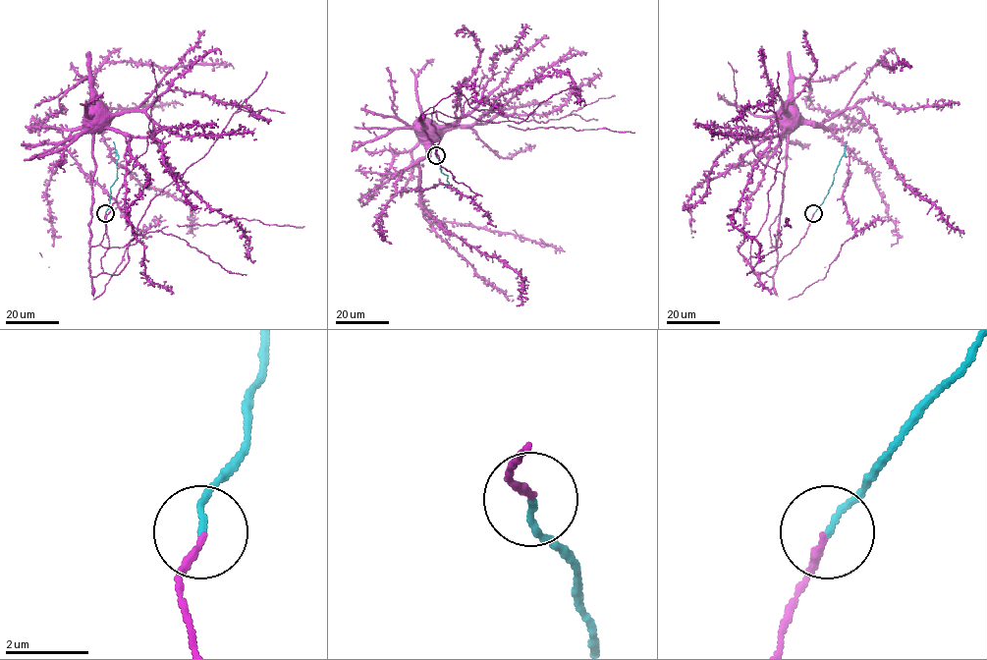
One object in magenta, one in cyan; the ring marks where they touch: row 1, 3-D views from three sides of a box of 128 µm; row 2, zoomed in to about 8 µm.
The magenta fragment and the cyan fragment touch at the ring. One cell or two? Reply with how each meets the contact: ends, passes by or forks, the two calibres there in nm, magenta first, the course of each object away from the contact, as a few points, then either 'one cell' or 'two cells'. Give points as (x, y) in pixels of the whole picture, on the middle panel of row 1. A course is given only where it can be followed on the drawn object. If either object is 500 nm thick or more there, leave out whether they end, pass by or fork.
magenta ends | cyan ends | 180/150 nm | magenta via (436, 155), (440, 137), (431, 124), (433, 108), (420, 115), (419, 120), (425, 128), (422, 120), (420, 122) | cyan via (436, 155), (440, 171), (448, 175), (448, 184), (444, 188) | one cell

